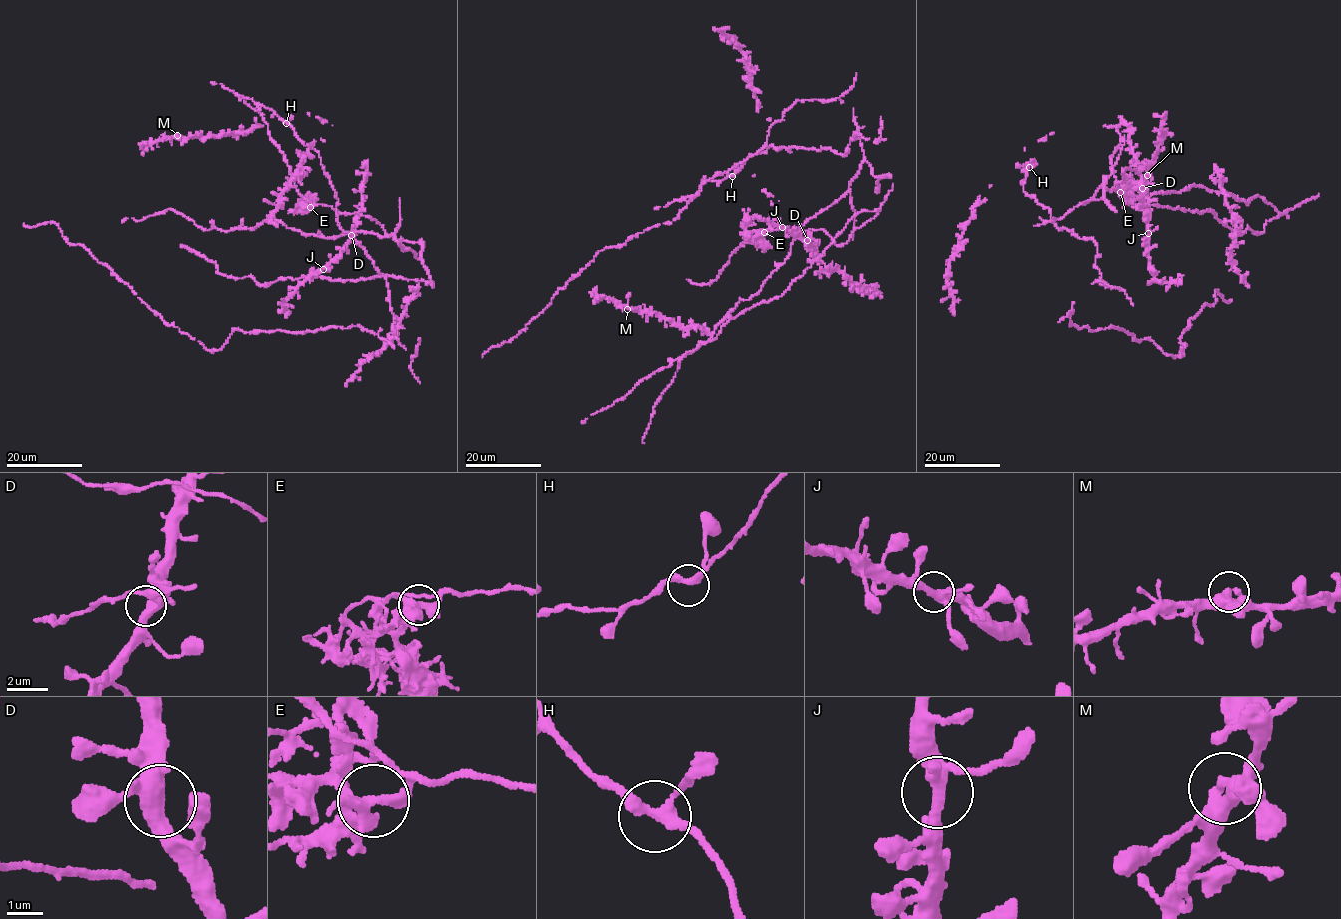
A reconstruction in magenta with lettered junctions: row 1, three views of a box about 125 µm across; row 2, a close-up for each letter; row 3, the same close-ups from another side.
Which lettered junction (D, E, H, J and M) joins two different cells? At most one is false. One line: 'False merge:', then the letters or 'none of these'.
False merge: E

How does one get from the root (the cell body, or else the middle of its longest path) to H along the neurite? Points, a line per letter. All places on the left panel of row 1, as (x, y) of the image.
H: (390, 307), (386, 279), (366, 251), (339, 225), (338, 200), (318, 153), (305, 145), (286, 123)

